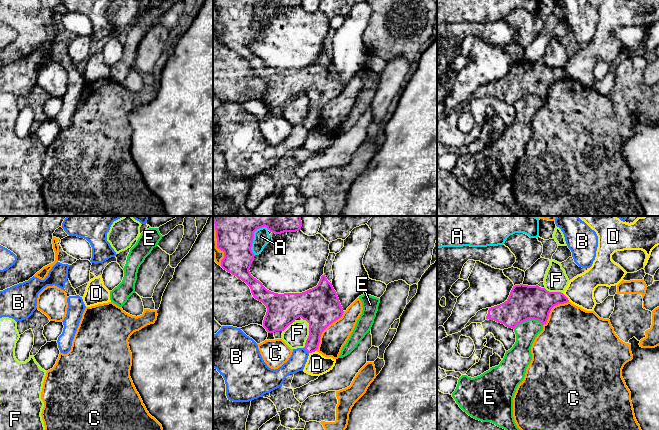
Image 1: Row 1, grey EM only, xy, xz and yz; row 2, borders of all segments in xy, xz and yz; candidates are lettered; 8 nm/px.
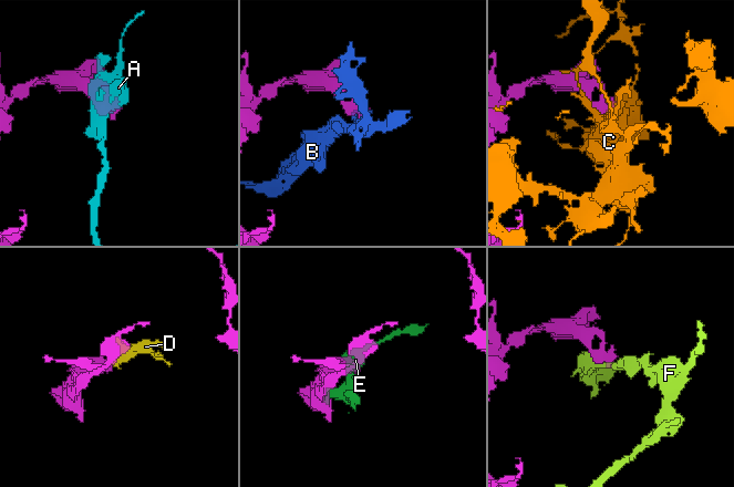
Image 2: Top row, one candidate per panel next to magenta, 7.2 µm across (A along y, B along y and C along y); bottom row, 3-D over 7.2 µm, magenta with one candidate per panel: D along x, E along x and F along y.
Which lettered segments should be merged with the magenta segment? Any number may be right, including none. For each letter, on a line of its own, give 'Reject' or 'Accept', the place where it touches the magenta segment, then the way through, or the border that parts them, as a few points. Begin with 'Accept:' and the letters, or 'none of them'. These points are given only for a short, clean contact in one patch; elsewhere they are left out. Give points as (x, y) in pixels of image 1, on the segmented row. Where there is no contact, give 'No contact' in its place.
Accept: none of them
A: Reject. Touches magenta at xz (253, 238)
B: Reject. Touches magenta at xz (305, 349). Boundary: xz (304, 347), (308, 353)
C: Reject. Touches magenta at xz (325, 328)
D: Reject. Touches magenta at yz (566, 297). Boundary: yz (562, 293), (569, 301)
E: Reject. Touches magenta at yz (528, 318). Boundary: yz (543, 324), (537, 320), (526, 319), (513, 328)
F: Reject. Touches magenta at xz (309, 333)

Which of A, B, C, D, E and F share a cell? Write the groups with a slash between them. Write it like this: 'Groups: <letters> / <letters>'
Groups: A / B / C / D / E / F

